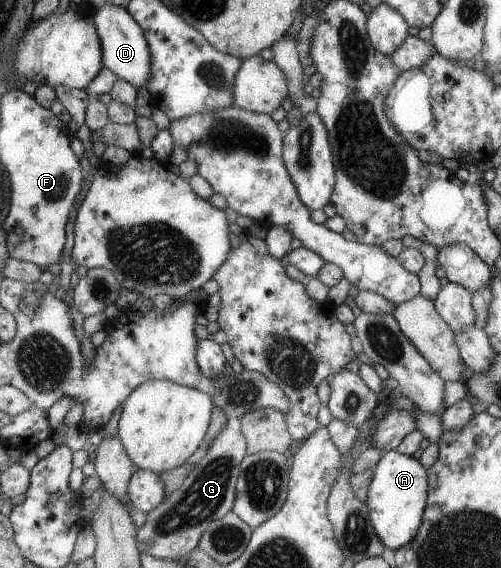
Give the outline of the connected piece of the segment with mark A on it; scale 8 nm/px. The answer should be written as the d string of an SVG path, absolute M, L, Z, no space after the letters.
M395 449L384 451L373 468L365 500L372 528L384 548L399 549L416 536L423 521L423 509L427 506L427 470L412 456L400 454Z

